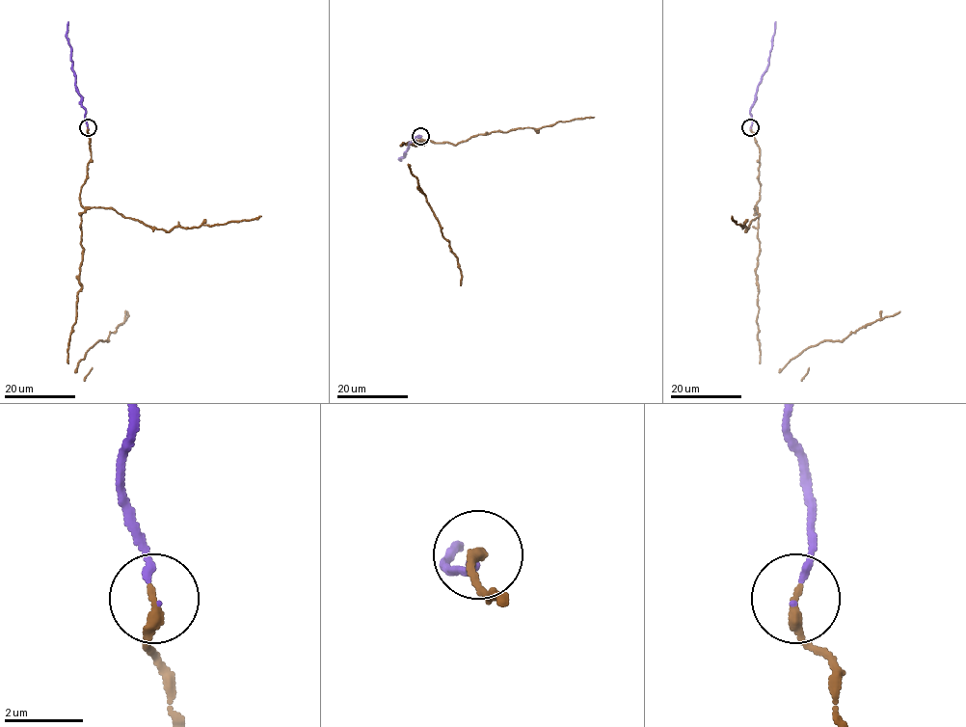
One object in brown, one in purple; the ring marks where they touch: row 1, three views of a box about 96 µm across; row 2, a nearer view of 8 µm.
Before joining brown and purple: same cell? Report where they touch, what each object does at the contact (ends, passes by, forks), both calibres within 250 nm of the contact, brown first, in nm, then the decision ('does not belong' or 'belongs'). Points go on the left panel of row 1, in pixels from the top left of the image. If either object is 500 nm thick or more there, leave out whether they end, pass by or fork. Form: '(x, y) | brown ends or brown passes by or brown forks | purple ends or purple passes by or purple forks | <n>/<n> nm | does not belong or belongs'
(88, 127) | brown ends | purple ends | 280/110 nm | does not belong

